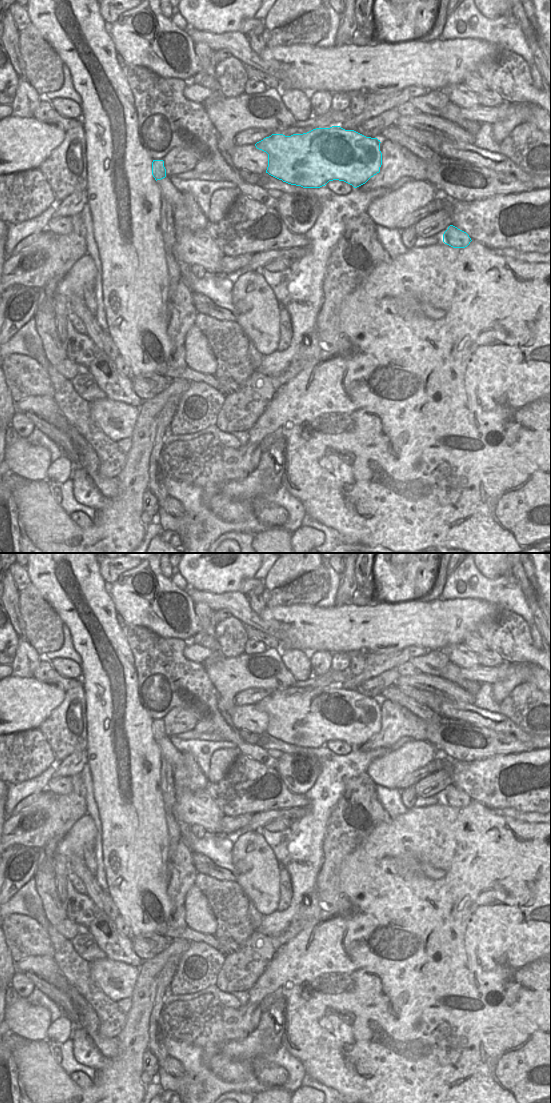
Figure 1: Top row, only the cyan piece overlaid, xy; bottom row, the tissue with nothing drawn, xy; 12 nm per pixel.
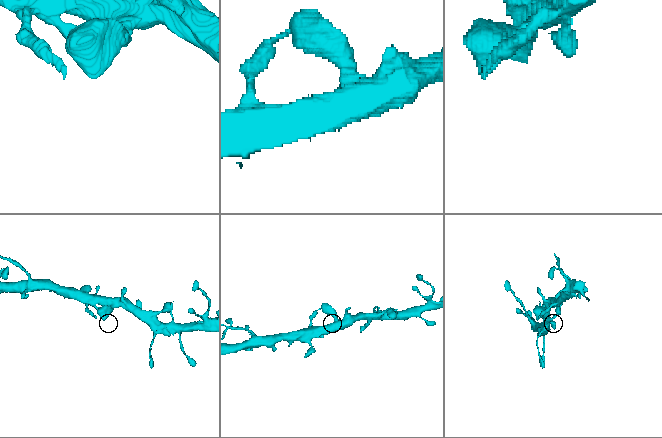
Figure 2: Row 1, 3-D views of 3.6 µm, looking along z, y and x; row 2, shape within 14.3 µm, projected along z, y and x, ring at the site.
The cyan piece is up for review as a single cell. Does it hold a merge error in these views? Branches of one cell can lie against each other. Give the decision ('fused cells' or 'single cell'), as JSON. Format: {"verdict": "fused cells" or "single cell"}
{"verdict": "single cell"}

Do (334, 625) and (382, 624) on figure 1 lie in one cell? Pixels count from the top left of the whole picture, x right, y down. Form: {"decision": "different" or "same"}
{"decision": "same"}

